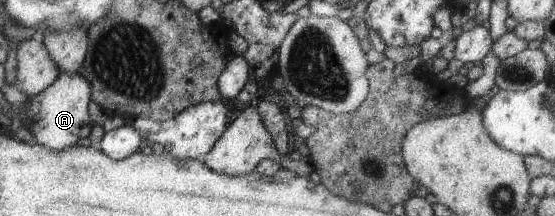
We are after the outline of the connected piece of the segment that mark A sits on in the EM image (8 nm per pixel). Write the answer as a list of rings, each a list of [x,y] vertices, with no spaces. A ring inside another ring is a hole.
[[[70,72],[59,73],[52,84],[27,99],[24,108],[18,112],[20,124],[34,137],[34,145],[44,146],[50,151],[64,150],[76,140],[87,137],[92,130],[93,124],[87,111],[90,96],[90,87],[82,76]]]

